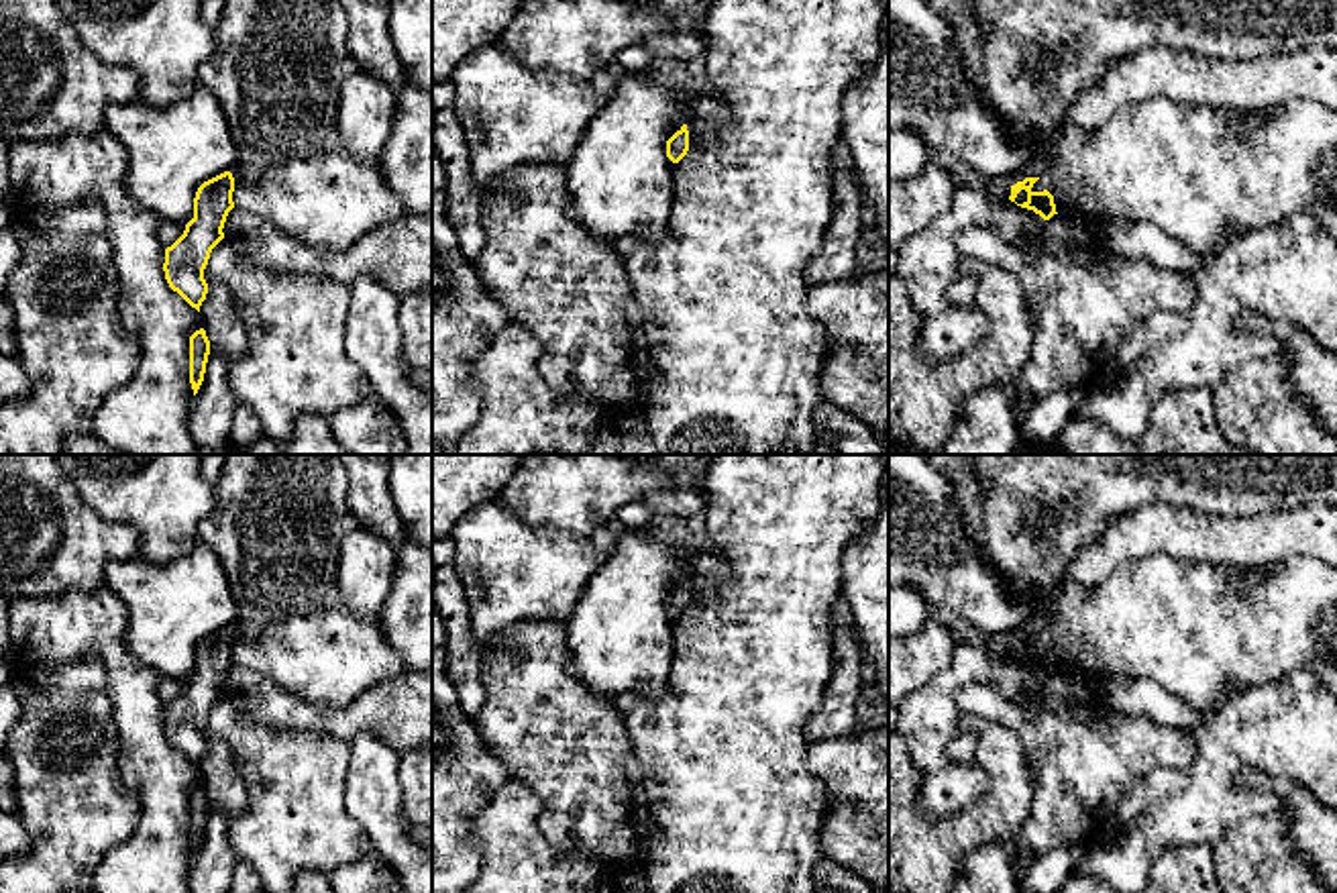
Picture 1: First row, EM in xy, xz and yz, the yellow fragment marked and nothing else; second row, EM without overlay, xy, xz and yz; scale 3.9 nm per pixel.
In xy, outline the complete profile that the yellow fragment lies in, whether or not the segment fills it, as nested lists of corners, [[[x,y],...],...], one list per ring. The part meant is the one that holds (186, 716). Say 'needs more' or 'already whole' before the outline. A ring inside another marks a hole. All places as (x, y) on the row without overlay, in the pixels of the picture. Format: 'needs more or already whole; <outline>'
needs more; [[[226,455],[216,508],[198,526],[230,583],[234,622],[204,638],[194,675],[165,705],[165,736],[200,769],[204,726],[224,695],[236,640],[336,603],[340,544],[351,526],[340,455]]]

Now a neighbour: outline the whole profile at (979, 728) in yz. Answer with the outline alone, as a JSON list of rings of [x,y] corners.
[[[962,712],[960,732],[972,738],[972,763],[984,771],[986,789],[968,807],[929,818],[917,807],[921,771],[897,732],[889,732],[889,889],[893,893],[950,893],[970,852],[988,842],[1013,842],[1033,803],[1033,777],[1025,744],[1007,726]]]

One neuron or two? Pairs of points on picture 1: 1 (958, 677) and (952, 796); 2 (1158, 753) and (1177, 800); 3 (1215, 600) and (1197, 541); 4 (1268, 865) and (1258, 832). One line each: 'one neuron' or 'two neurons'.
1: one neuron
2: two neurons
3: two neurons
4: one neuron

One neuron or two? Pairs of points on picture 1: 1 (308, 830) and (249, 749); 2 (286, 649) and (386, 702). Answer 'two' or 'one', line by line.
1: one
2: two

